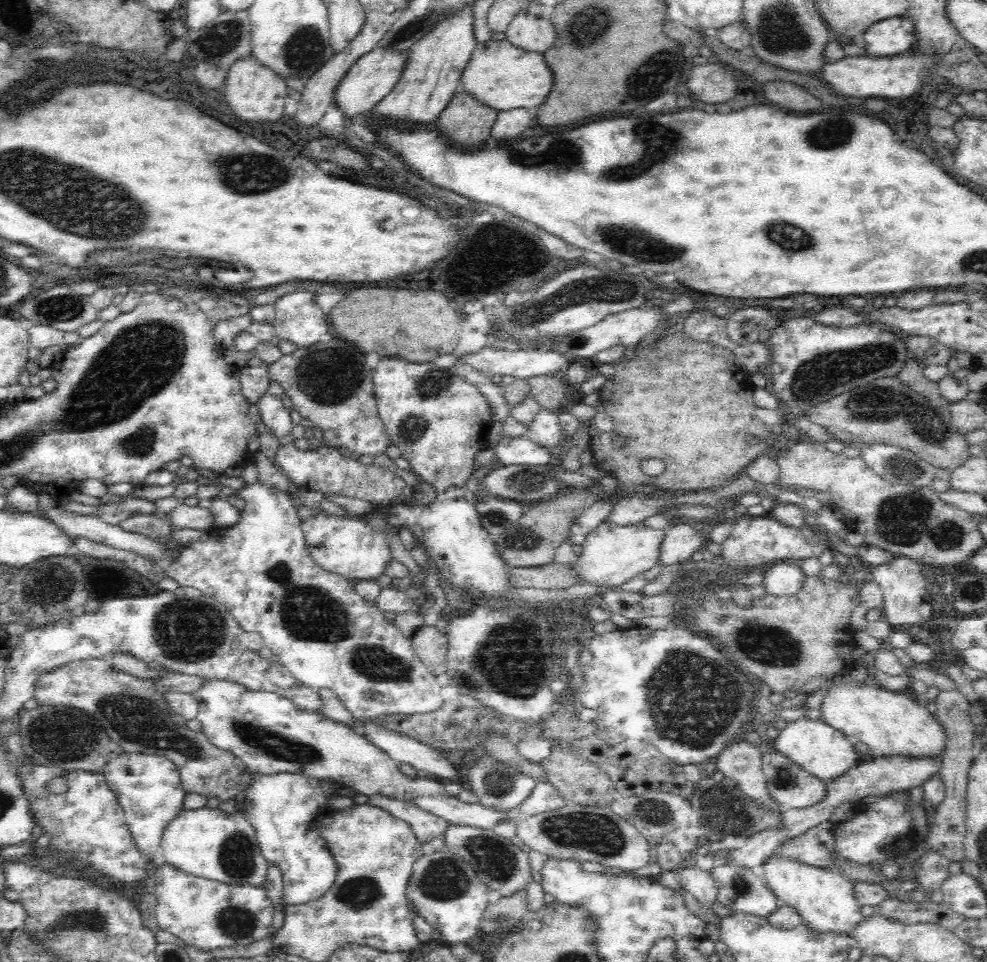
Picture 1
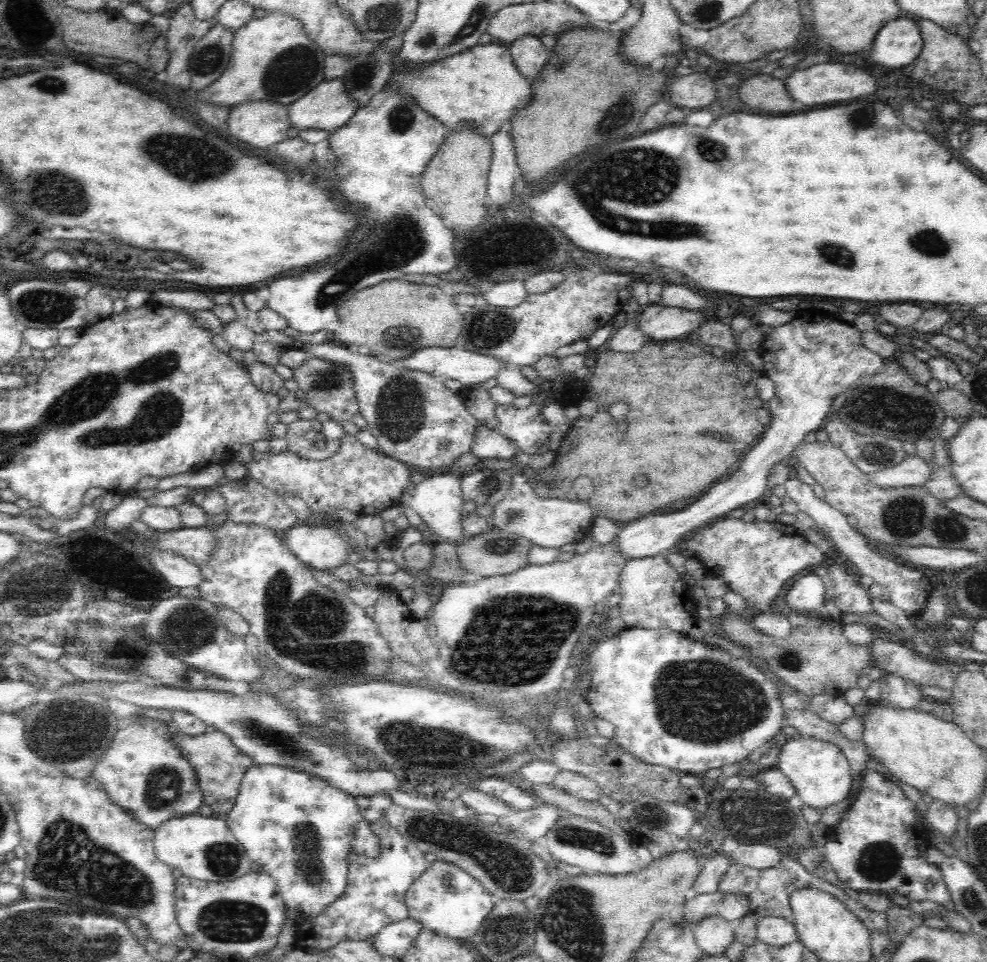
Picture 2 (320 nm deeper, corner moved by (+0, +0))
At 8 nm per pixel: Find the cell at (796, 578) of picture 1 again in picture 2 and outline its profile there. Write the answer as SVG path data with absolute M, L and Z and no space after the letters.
M815 573L800 577L792 584L792 589L785 598L790 611L807 614L819 612L828 599L823 577Z

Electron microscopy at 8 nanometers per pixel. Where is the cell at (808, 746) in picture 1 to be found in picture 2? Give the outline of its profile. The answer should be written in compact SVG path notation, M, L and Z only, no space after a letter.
M796 736L790 738L787 744L782 748L778 758L778 764L774 767L780 769L784 775L790 779L790 783L794 787L796 794L795 802L798 805L804 805L812 809L822 812L832 804L838 804L842 800L848 798L852 786L851 767L846 756L841 752L841 749L831 742L821 741L820 739L802 738Z

